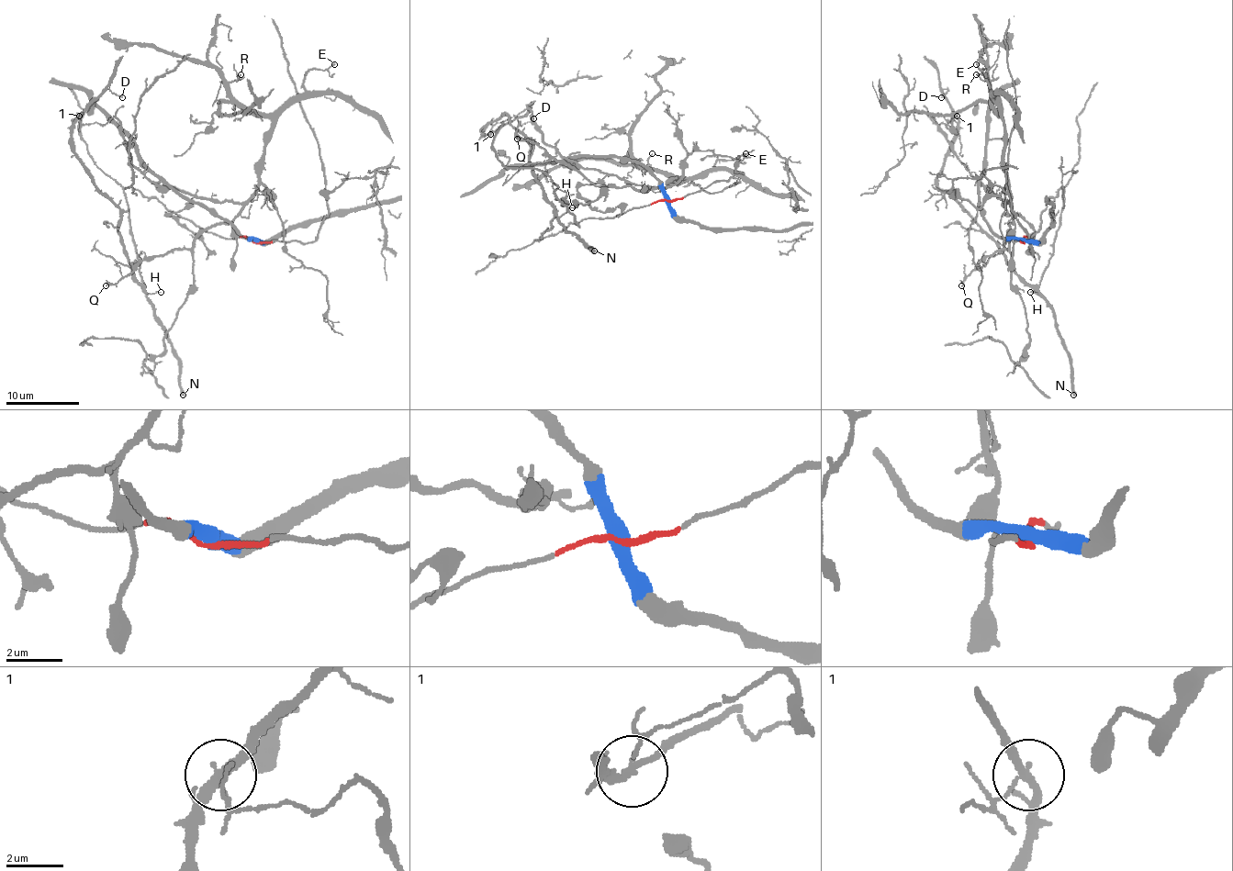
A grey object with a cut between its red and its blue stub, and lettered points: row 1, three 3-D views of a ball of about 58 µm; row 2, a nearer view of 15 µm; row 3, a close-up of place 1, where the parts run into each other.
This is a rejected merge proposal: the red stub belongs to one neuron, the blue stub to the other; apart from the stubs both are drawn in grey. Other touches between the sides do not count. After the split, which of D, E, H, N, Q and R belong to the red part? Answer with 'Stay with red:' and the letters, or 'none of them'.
Stay with red: D, H, N

